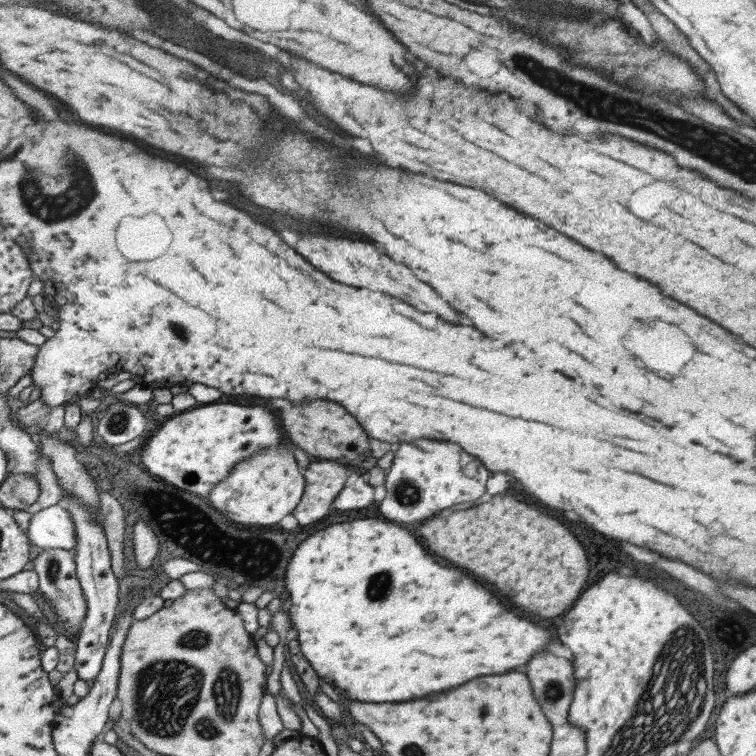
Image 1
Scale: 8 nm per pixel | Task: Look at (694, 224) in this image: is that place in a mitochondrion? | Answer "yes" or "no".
no

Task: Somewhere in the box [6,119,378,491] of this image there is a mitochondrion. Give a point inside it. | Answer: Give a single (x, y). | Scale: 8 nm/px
(52, 207)

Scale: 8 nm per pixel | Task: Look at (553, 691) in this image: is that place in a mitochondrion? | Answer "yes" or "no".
yes

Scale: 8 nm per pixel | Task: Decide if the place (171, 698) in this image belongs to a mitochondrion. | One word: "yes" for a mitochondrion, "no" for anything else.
yes

